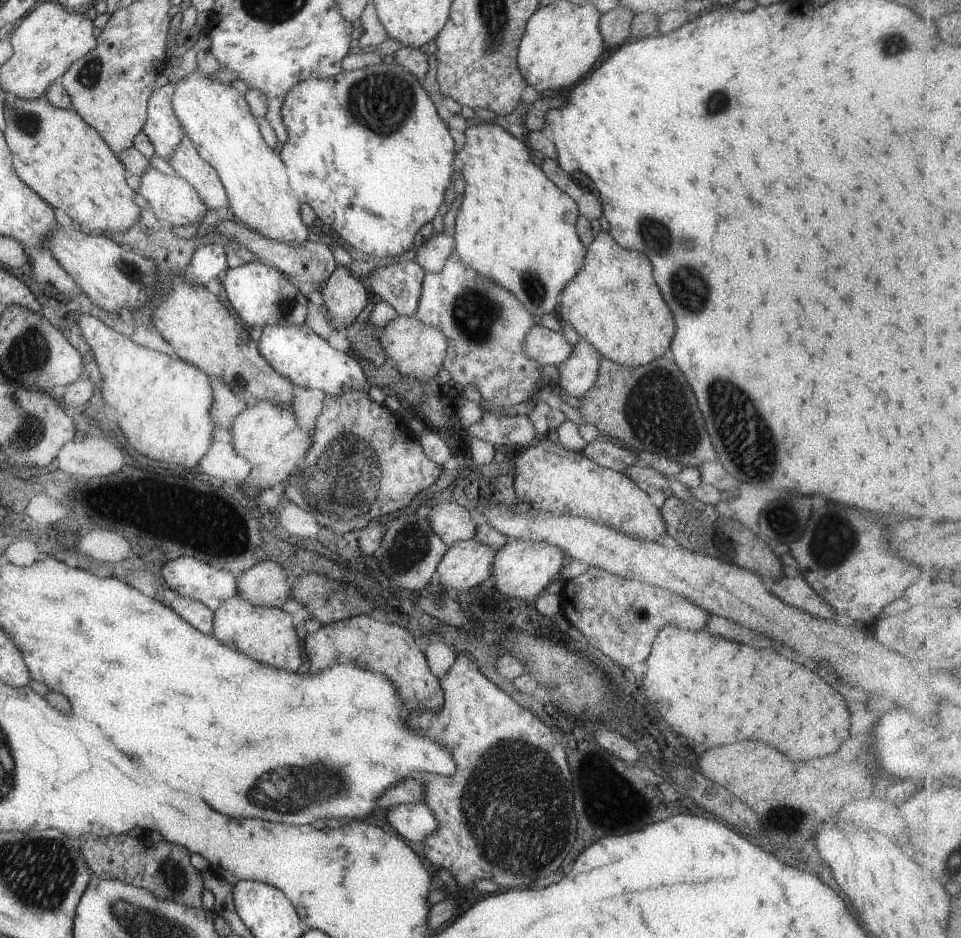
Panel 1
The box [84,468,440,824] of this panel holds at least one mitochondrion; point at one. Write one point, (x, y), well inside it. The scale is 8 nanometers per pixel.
(283, 789)

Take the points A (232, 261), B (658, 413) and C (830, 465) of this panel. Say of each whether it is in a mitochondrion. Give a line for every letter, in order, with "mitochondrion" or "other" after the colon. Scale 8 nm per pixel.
A: other
B: mitochondrion
C: other

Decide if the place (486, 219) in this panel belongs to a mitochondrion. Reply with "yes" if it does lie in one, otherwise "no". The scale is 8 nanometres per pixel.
no

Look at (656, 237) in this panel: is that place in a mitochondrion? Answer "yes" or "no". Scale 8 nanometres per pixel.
yes

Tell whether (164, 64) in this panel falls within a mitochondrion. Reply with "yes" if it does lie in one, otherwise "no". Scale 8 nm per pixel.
no

